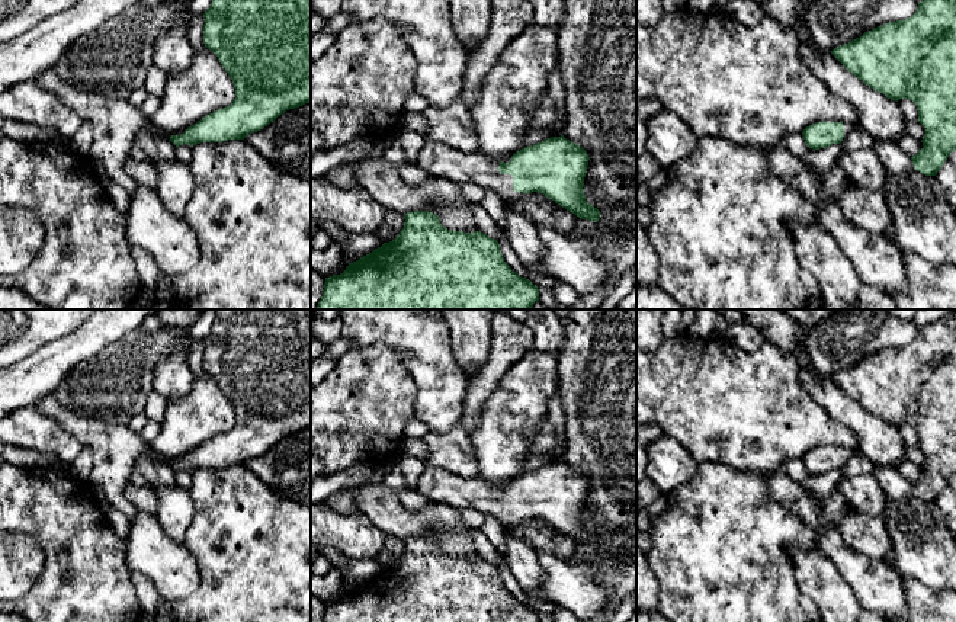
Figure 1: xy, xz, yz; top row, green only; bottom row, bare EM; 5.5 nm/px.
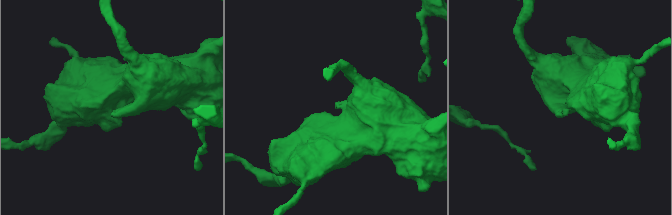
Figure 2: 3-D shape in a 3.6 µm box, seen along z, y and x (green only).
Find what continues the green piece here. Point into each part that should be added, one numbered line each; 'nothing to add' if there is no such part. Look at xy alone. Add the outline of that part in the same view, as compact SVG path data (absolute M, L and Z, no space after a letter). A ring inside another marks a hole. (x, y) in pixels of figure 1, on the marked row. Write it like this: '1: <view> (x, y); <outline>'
nothing to add

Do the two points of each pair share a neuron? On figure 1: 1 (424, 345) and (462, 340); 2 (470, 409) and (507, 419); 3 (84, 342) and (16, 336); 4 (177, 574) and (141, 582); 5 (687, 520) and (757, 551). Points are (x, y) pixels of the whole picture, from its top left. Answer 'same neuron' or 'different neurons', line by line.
1: different neurons
2: different neurons
3: different neurons
4: different neurons
5: same neuron

